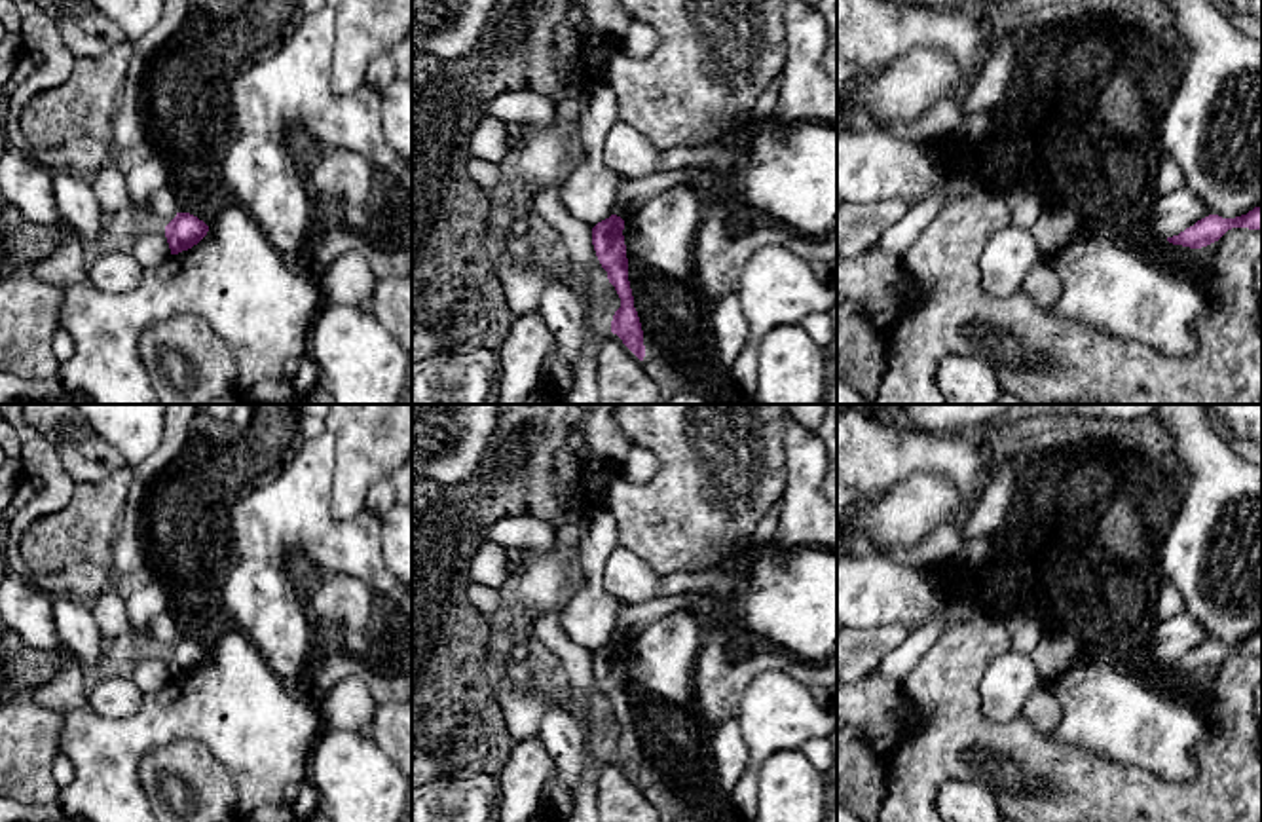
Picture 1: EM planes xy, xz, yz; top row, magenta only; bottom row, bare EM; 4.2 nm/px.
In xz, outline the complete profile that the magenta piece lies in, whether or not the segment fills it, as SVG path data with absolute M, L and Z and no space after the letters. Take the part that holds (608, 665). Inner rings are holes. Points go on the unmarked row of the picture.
M611 640L592 653L592 670L602 693L607 697L609 708L621 723L621 733L611 746L611 757L617 759L640 786L643 786L643 756L628 706L628 683L622 655L624 645Z

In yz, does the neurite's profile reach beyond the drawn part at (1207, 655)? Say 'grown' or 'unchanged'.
unchanged

